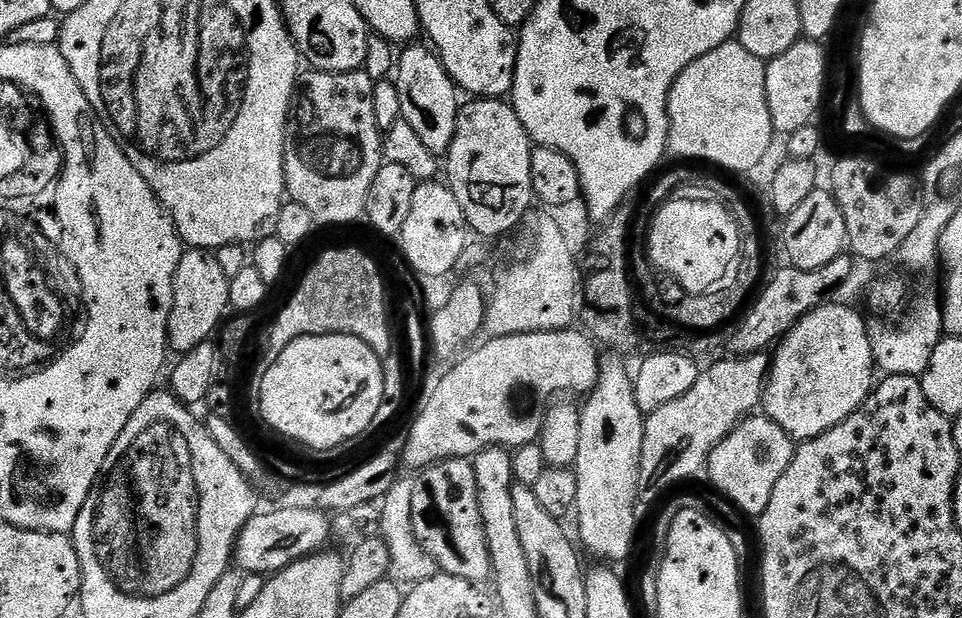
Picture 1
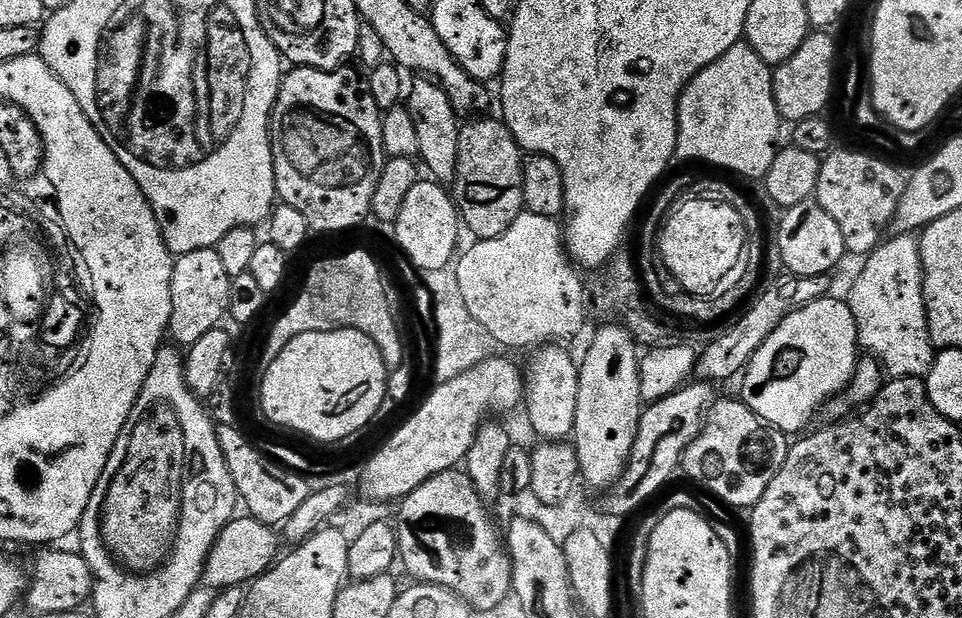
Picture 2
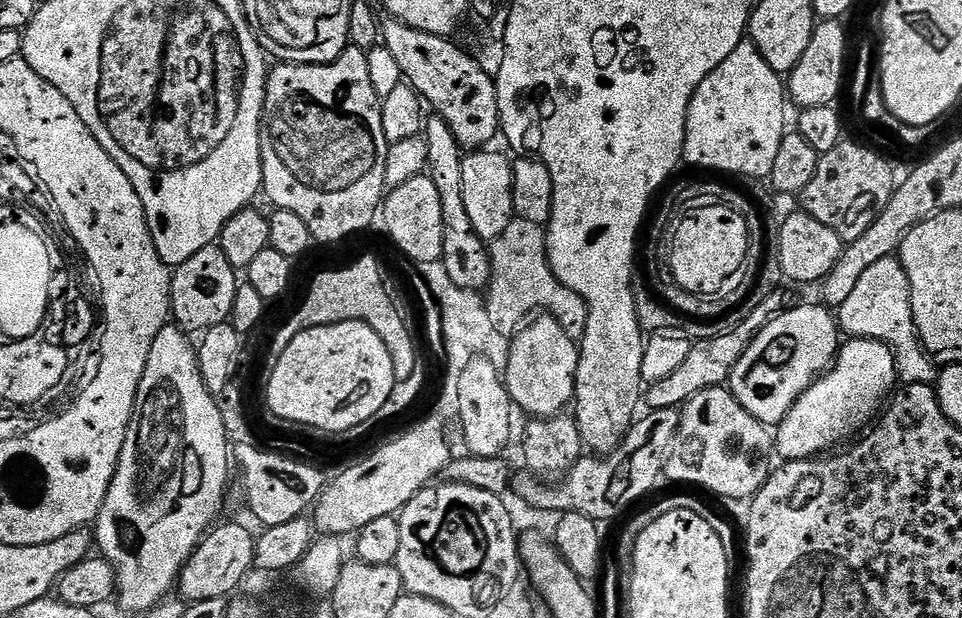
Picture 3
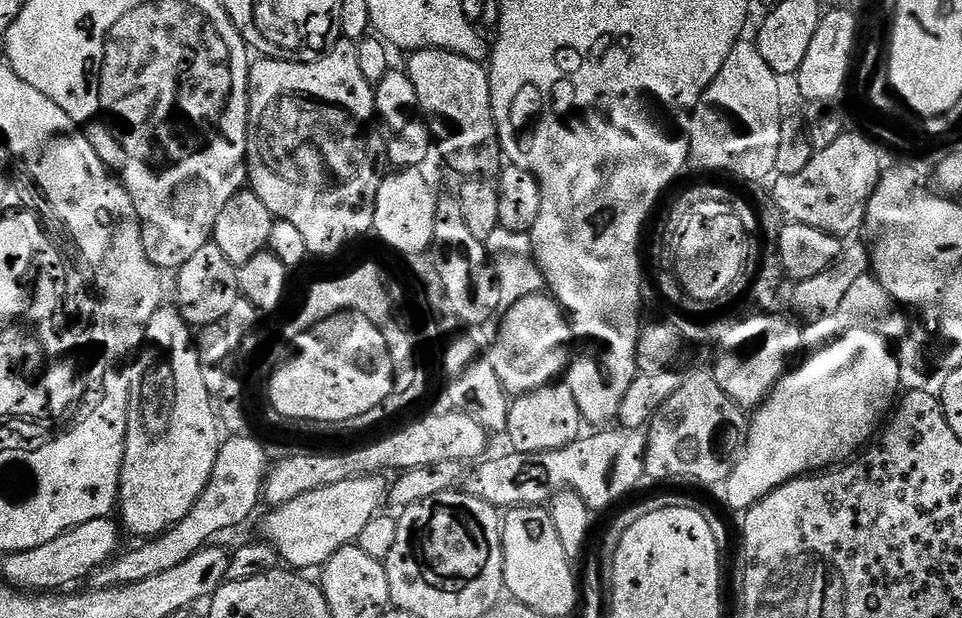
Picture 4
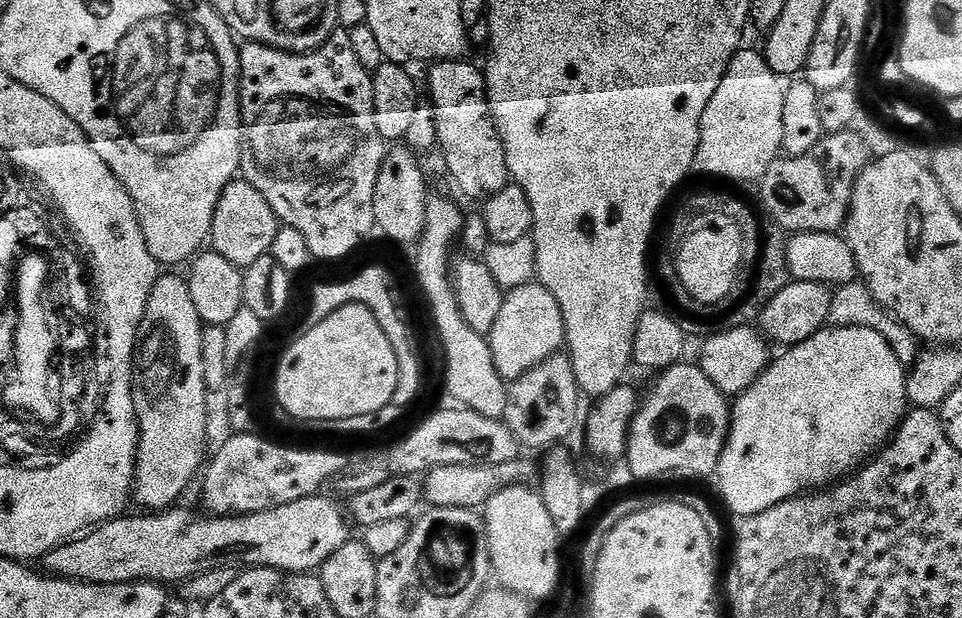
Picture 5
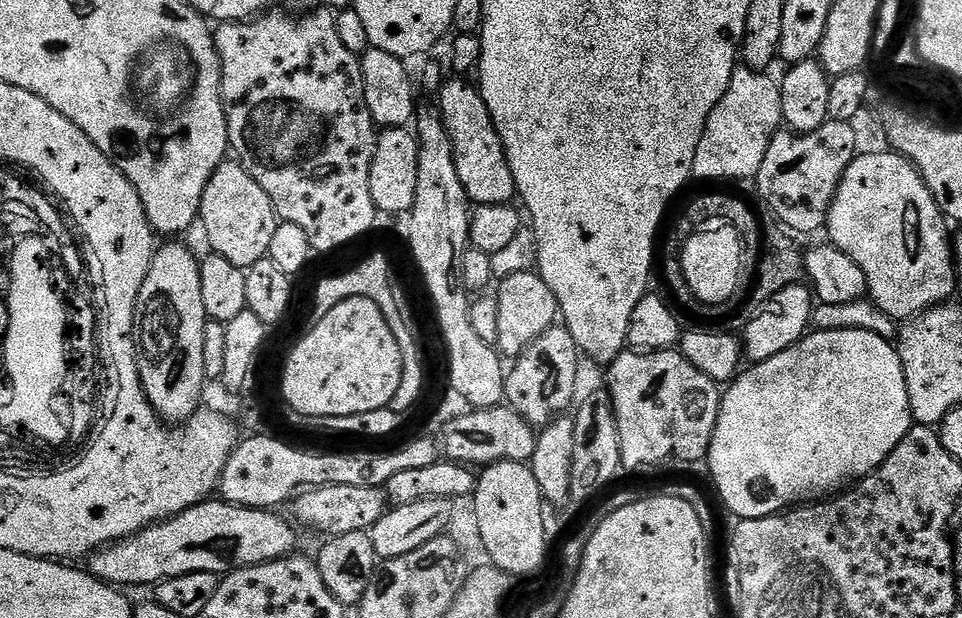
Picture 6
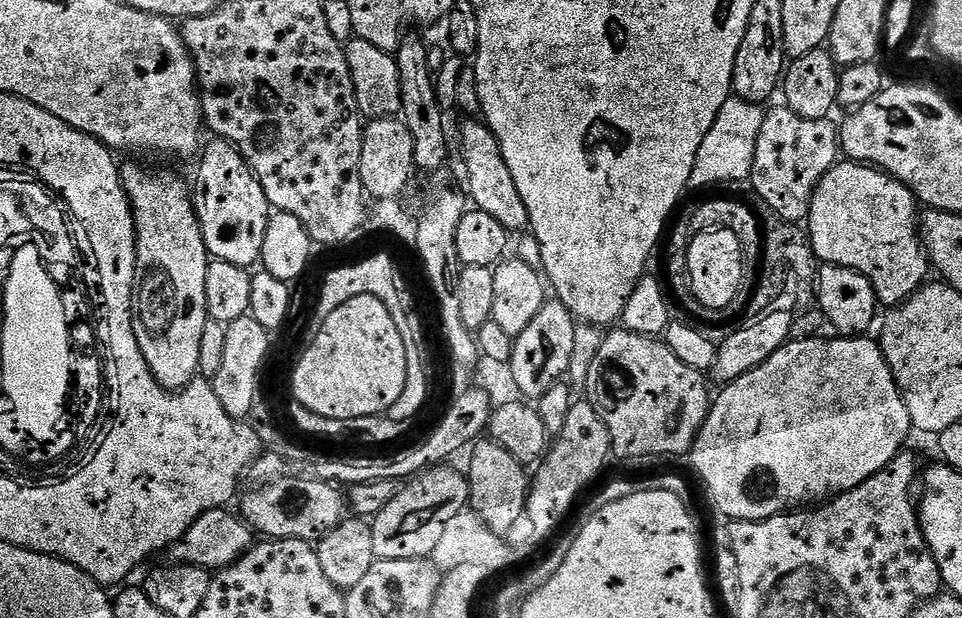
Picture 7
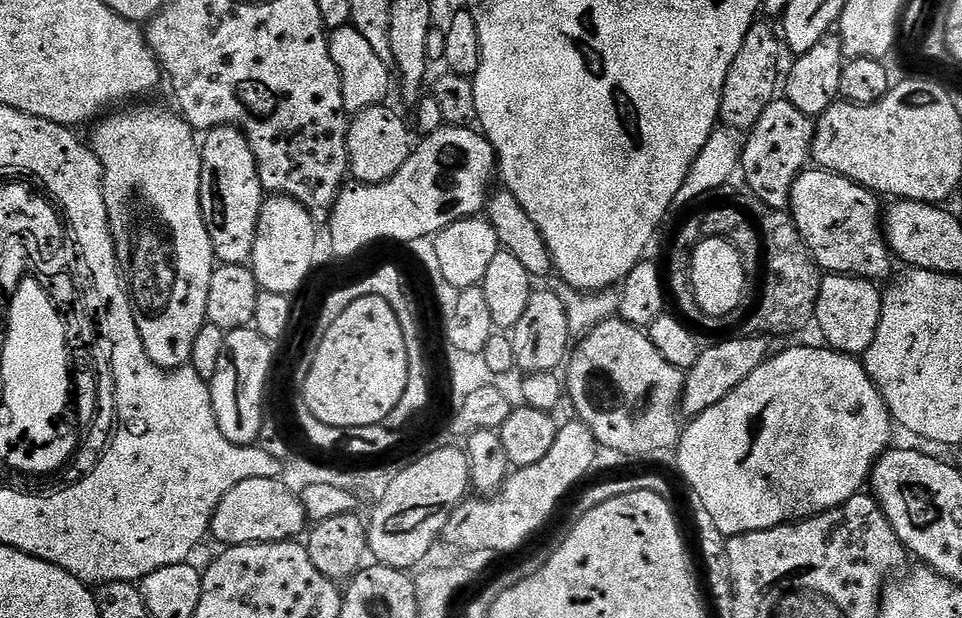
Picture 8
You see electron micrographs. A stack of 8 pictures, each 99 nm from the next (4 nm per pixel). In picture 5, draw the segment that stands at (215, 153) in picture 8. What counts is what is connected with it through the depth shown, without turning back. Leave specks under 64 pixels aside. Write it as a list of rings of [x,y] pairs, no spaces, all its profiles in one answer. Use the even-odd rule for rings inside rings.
[[[237,178],[228,183],[226,190],[222,190],[212,223],[210,248],[222,254],[226,262],[243,270],[250,266],[250,262],[258,262],[258,258],[271,253],[276,232],[281,226],[274,210],[270,210],[270,202],[266,202],[266,198],[262,198],[258,189],[247,180]]]

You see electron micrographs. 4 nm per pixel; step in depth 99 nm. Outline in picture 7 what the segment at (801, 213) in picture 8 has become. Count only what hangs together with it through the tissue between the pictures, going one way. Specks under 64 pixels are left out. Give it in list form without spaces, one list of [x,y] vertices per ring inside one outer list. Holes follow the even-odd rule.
[[[837,162],[830,171],[822,178],[822,182],[818,182],[818,186],[812,195],[810,202],[810,210],[806,221],[806,235],[812,246],[812,254],[816,257],[821,265],[837,264],[838,266],[846,266],[850,270],[854,270],[858,274],[862,274],[870,281],[876,291],[876,299],[881,305],[895,306],[901,304],[903,300],[909,300],[919,288],[924,287],[929,279],[930,265],[928,263],[928,253],[924,251],[924,244],[920,240],[920,226],[918,223],[918,201],[916,195],[911,192],[906,185],[898,182],[882,168],[874,168],[871,164],[858,164],[855,162]]]

